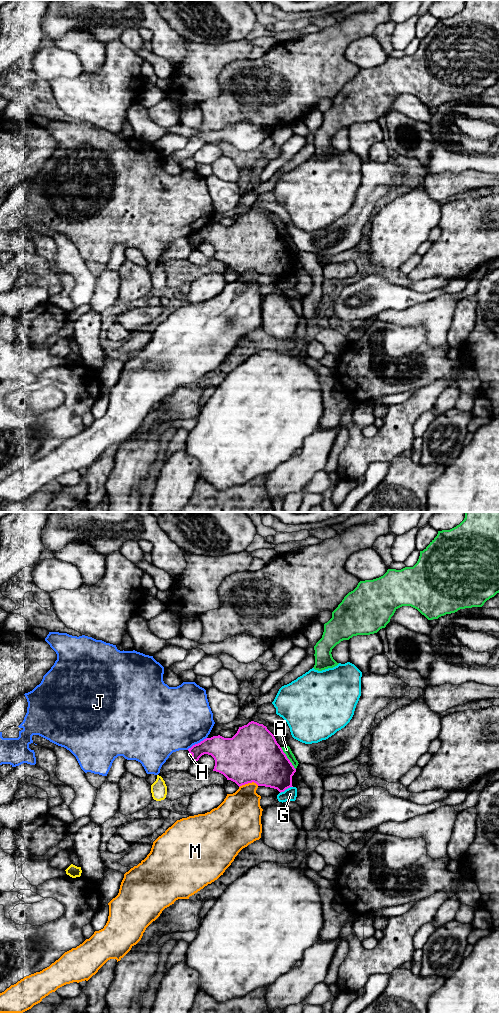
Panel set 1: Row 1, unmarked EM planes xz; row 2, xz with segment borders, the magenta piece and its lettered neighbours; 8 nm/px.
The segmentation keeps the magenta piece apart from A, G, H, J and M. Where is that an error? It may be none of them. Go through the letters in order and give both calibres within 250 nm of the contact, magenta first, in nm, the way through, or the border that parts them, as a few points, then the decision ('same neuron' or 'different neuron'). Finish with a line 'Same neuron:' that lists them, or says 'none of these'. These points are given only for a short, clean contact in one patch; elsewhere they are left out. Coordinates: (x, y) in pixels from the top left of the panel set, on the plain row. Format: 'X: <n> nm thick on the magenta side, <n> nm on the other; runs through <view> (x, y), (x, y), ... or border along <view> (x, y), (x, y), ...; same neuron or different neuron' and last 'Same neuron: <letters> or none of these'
A: 400 nm thick on the magenta side, 60 nm on the other; different neuron
G: 340 nm thick on the magenta side, 110 nm on the other; different neuron
H: 190 nm thick on the magenta side, 20 nm on the other; border along xz (189, 241), (192, 246); different neuron
J: 220 nm thick on the magenta side, 480 nm on the other; border along xz (206, 225), (187, 237); different neuron
M: 440 nm thick on the magenta side, 320 nm on the other; different neuron
Same neuron: none of these

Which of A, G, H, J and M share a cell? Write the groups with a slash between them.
A / G / H / J / M

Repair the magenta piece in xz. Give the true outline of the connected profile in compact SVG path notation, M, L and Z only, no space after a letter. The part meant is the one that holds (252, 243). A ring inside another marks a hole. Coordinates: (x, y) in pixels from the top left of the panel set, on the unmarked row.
M251 209L247 213L239 215L232 226L224 226L220 223L206 226L188 237L192 243L192 249L208 242L215 248L213 259L223 262L227 268L235 270L239 275L248 271L256 271L277 277L280 281L292 274L292 264L296 257L277 231L274 223L263 212Z

